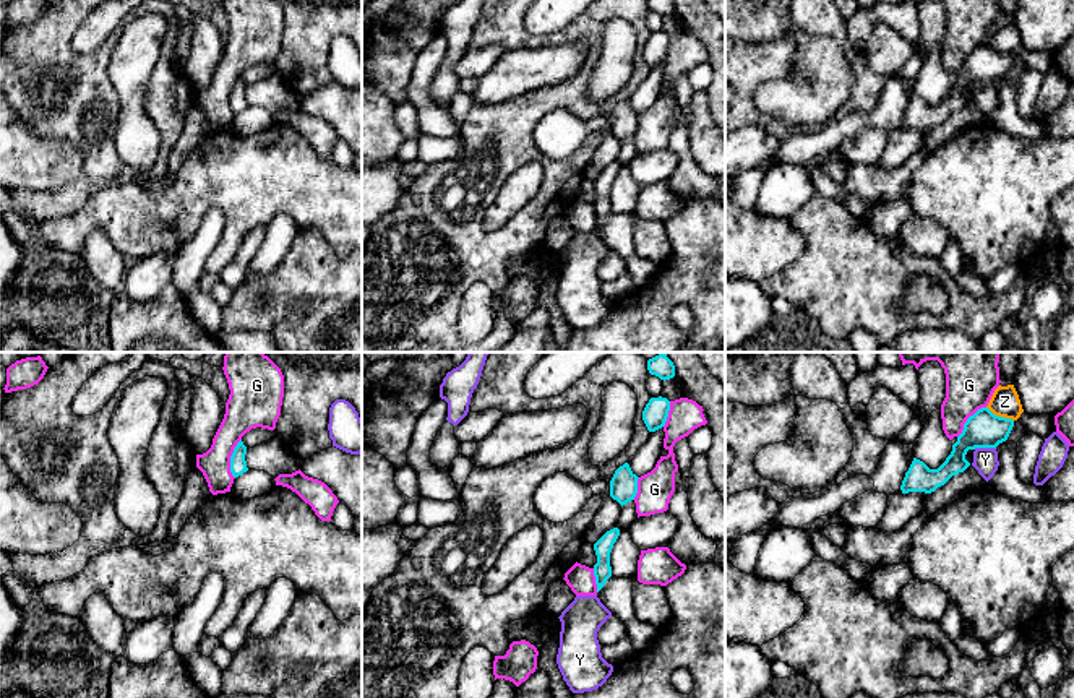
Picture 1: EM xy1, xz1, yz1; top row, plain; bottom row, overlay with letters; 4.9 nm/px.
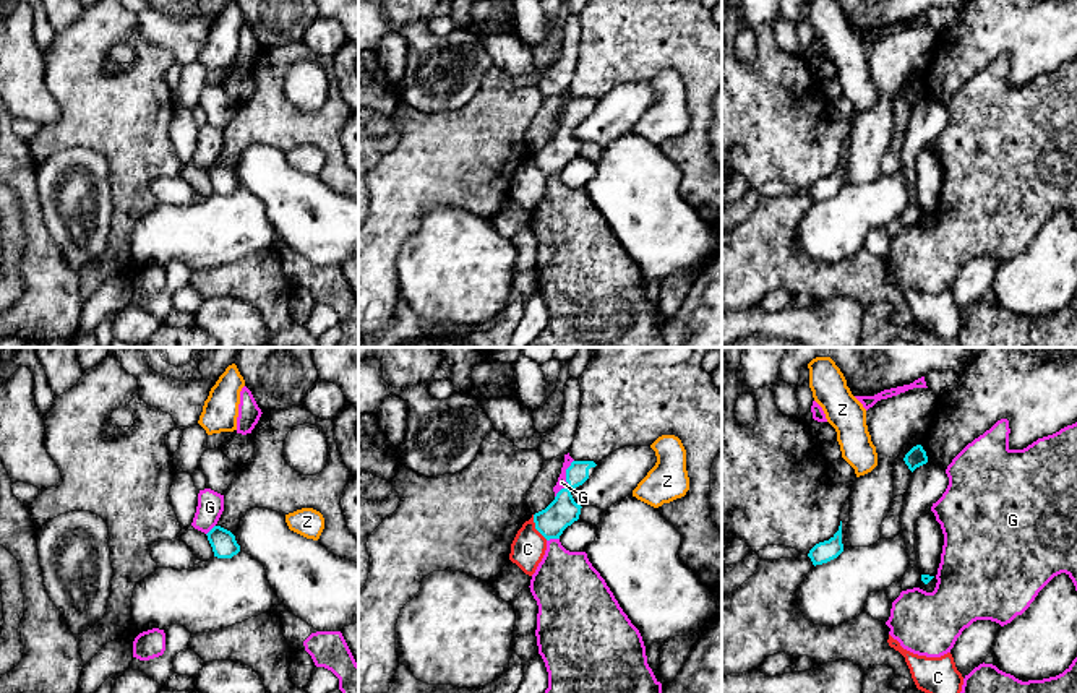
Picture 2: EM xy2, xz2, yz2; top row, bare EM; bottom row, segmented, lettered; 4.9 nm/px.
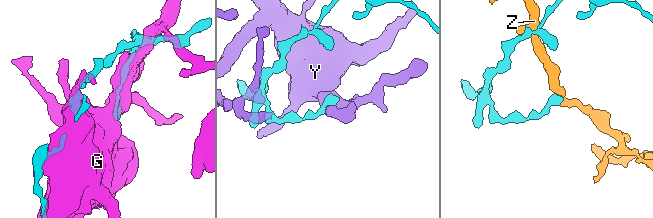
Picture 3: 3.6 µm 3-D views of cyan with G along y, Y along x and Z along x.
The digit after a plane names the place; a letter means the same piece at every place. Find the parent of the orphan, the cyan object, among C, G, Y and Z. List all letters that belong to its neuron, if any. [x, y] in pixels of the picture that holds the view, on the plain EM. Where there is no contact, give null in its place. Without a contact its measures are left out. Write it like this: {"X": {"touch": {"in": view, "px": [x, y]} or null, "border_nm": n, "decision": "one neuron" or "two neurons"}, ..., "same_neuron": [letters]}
{"C": {"touch": {"in": "xz2", "px": [536, 164]}, "border_nm": 150, "decision": "two neurons"}, "G": {"touch": {"in": "xz2", "px": [566, 116]}, "border_nm": 220, "decision": "two neurons"}, "Y": {"touch": {"in": "yz1", "px": [983, 83]}, "border_nm": 110, "decision": "two neurons"}, "Z": {"touch": {"in": "yz1", "px": [998, 52]}, "border_nm": 150, "decision": "two neurons"}, "same_neuron": []}

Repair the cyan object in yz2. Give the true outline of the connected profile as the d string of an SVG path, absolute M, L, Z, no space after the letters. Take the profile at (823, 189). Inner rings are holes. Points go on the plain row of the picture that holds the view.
M850 135L842 144L839 167L829 177L819 179L809 187L808 193L811 195L814 203L837 195L847 185L845 172L848 166L848 157Z

